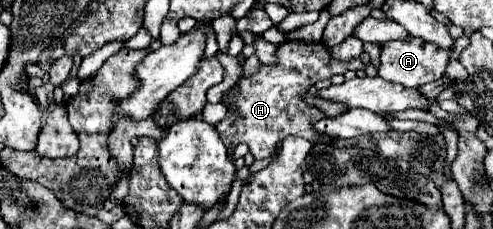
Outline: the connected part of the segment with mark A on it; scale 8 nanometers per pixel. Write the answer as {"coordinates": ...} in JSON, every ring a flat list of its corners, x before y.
{"coordinates":[[408,37,408,41,386,41,380,45,380,65,378,75,386,81,396,81,404,87,420,87,424,83,436,81,444,75,444,69,448,65,450,51,440,49,438,45,432,45,430,41,416,41,416,37]]}

